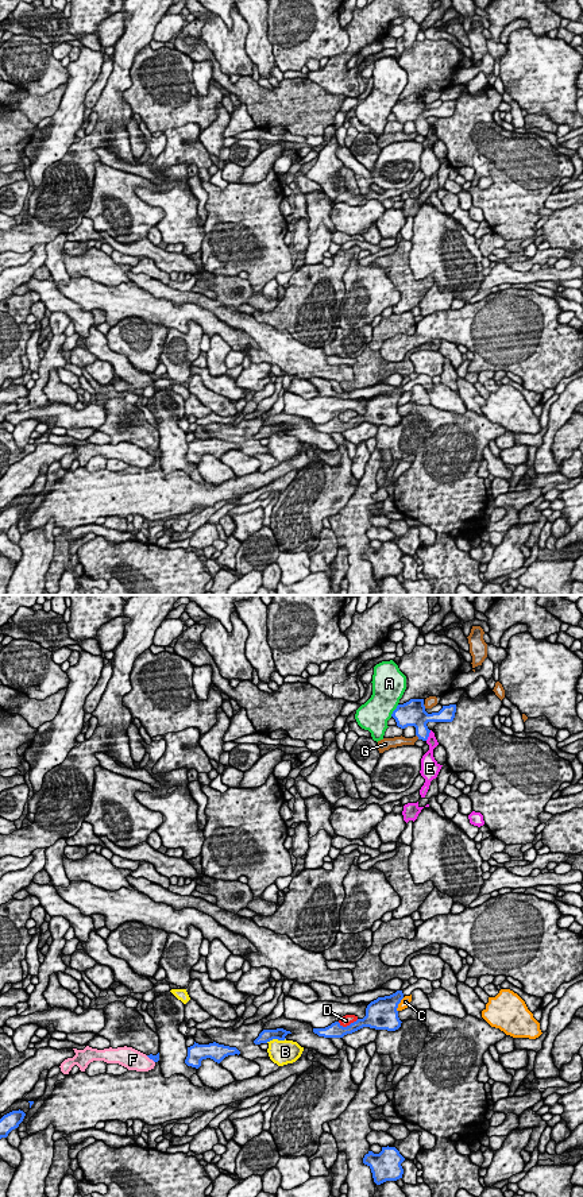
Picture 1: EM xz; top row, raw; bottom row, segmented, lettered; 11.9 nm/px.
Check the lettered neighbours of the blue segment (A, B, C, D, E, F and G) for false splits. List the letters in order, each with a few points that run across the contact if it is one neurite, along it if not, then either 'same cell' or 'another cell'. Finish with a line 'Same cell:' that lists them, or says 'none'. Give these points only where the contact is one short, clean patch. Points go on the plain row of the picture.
A: another cell
B: line xz (285, 433), (266, 437); another cell
C: another cell
D: another cell
E: line xz (431, 126), (425, 135); another cell
F: another cell
G: another cell
Same cell: none

